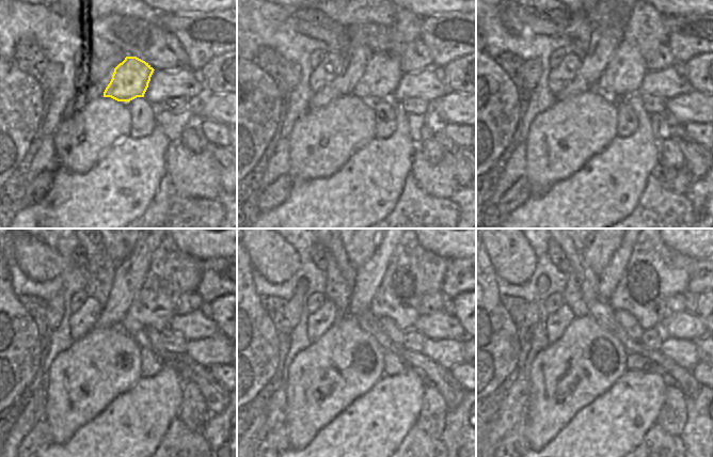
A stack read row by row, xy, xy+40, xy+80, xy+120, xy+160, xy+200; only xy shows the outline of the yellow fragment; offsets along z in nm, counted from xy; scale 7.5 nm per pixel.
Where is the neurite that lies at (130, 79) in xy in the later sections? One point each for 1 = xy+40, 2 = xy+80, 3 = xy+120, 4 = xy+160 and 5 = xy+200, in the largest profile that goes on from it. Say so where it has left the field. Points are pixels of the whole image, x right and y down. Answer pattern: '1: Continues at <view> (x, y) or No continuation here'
1: Continues at xy+40 (382, 74)
2: Continues at xy+80 (645, 31)
3: Continues at xy+120 (172, 272)
4: Continues at xy+160 (413, 271)
5: Continues at xy+200 (654, 272).

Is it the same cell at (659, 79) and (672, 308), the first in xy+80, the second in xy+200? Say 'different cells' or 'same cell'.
different cells

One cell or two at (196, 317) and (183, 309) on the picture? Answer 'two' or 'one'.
two

